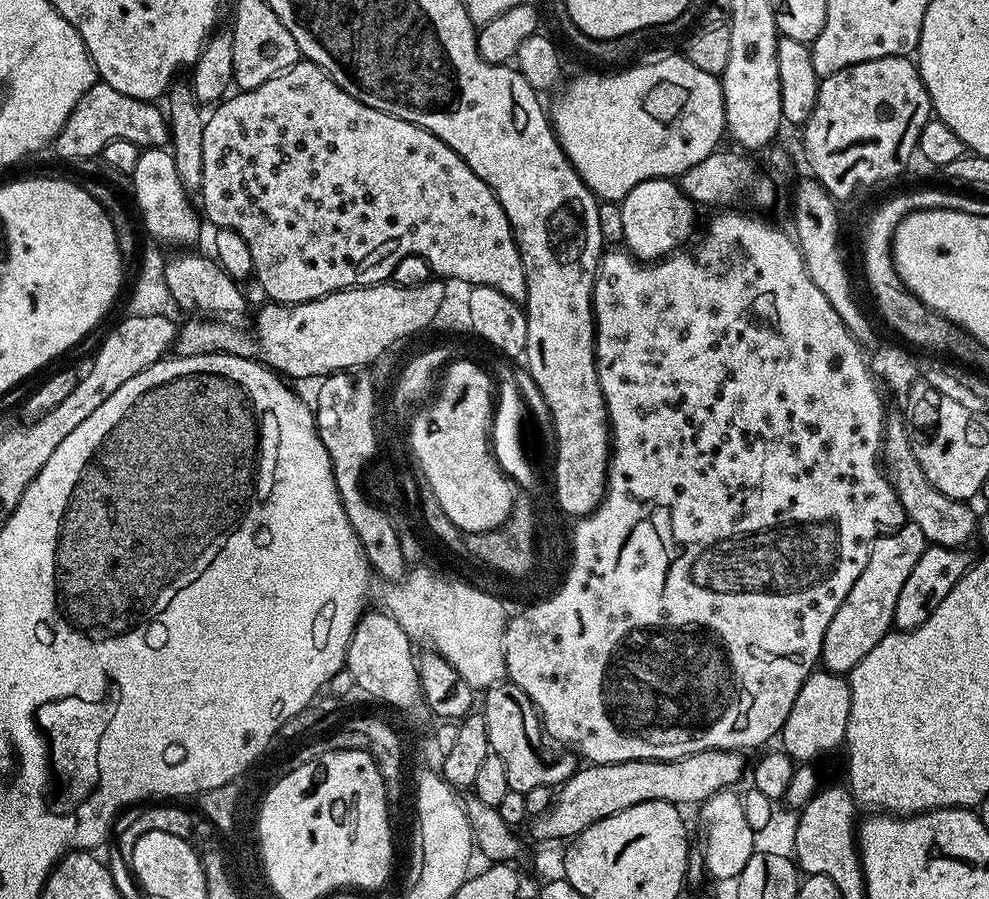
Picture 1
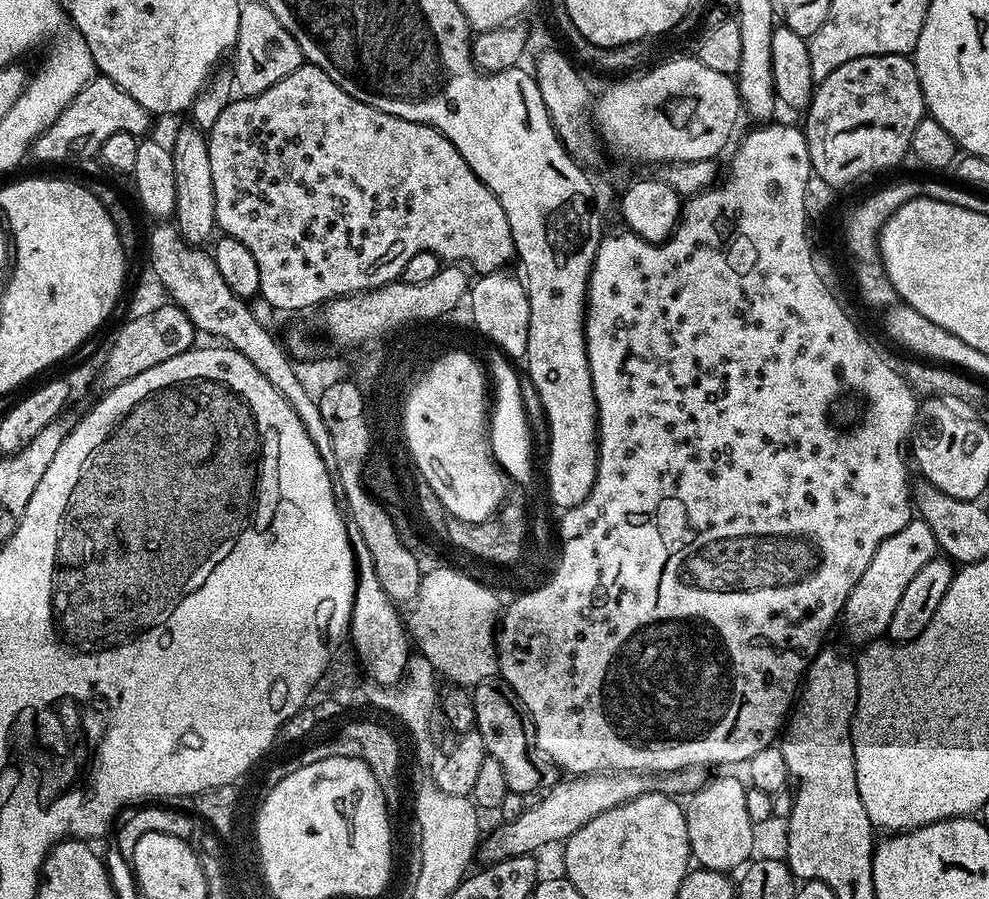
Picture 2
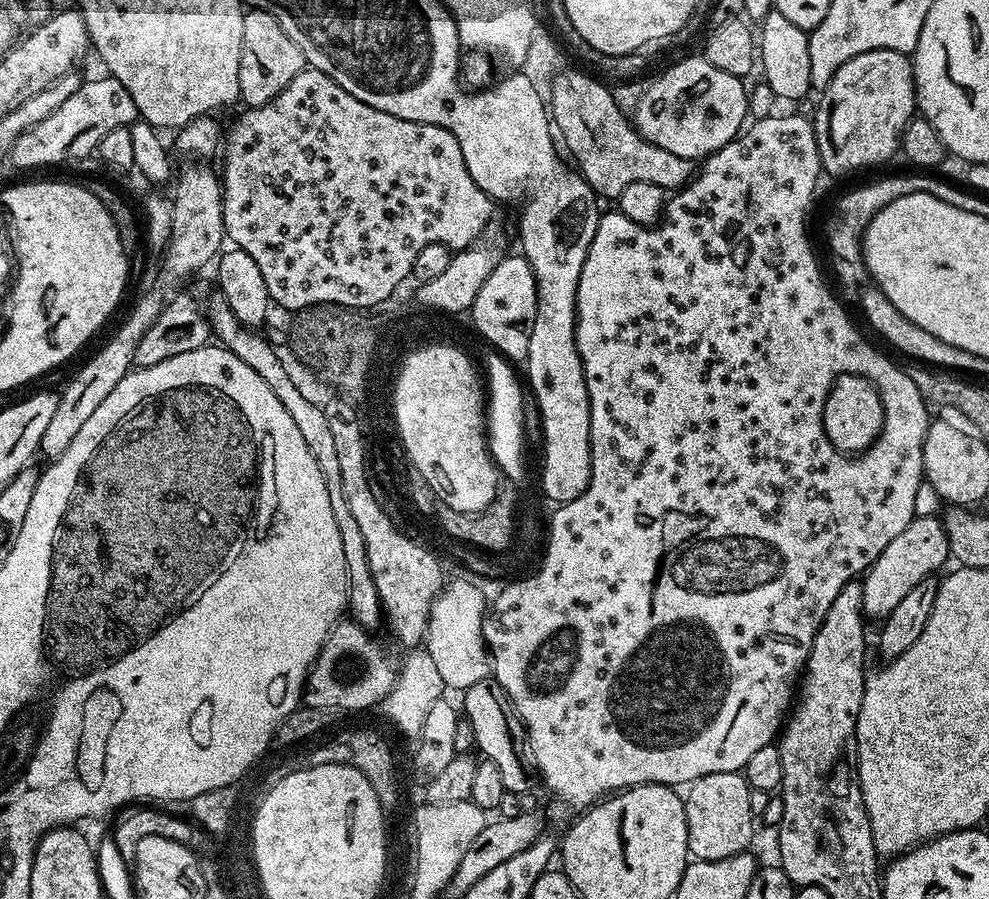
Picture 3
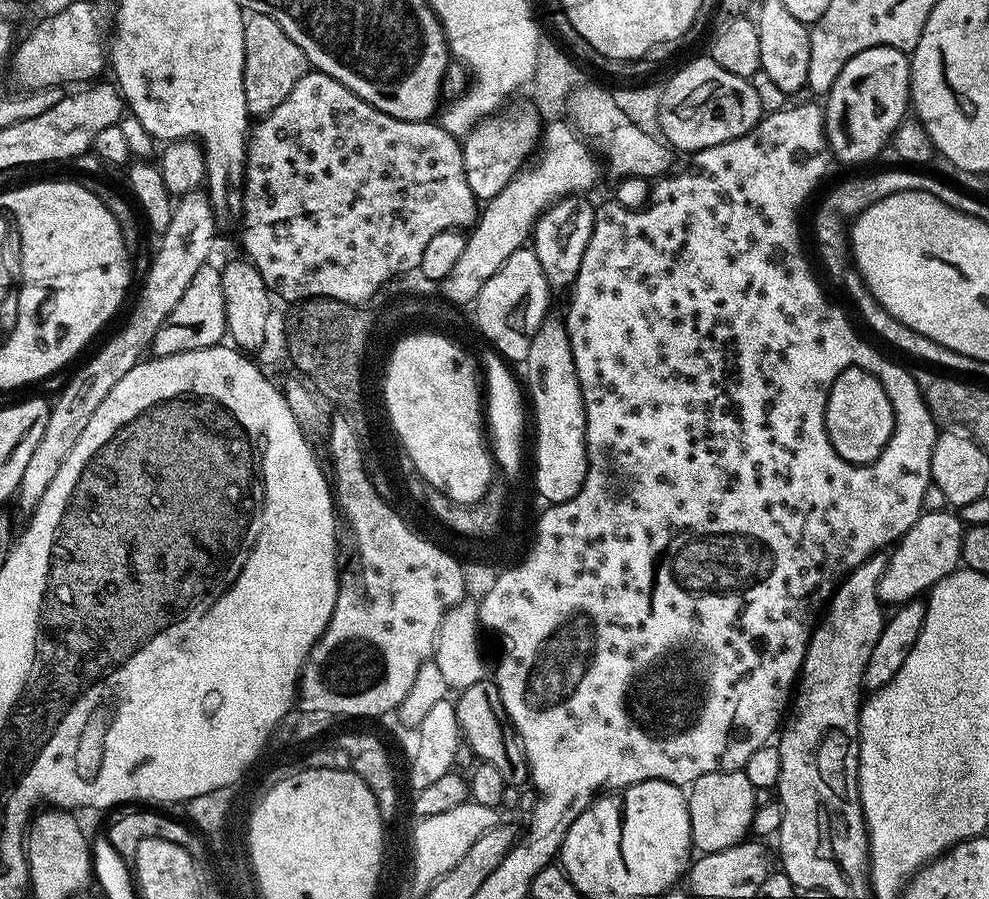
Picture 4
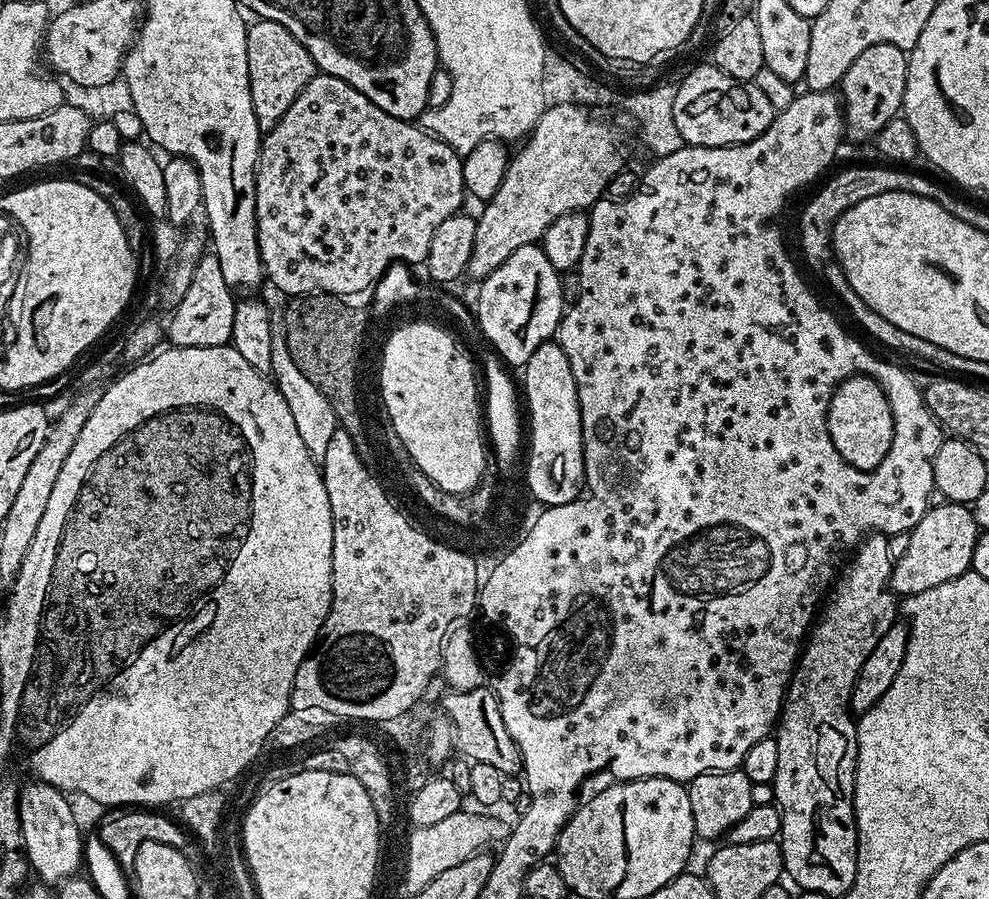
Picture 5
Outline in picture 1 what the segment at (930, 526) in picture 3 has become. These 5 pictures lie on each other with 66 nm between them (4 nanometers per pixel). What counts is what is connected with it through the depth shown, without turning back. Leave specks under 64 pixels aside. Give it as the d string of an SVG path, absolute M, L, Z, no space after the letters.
M907 522L898 530L881 534L874 541L872 553L866 562L866 570L858 574L858 582L850 586L850 594L846 594L842 606L838 606L838 614L834 614L834 618L830 618L830 626L826 626L826 638L822 642L820 658L827 671L841 674L851 672L854 666L858 666L858 662L862 662L862 658L866 658L866 654L870 654L870 650L874 650L874 646L878 646L878 642L882 642L882 638L893 627L892 619L894 606L898 606L898 594L902 594L902 586L906 586L906 578L910 578L910 570L914 570L914 562L922 558L927 547L929 543L922 530Z

